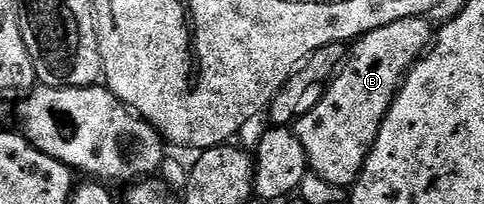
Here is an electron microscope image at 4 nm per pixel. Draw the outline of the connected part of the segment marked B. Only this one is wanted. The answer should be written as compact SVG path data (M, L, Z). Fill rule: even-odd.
M412 16L372 29L349 48L345 63L325 84L319 103L292 124L313 174L324 177L328 185L353 188L406 74L430 50L435 38L429 18Z

